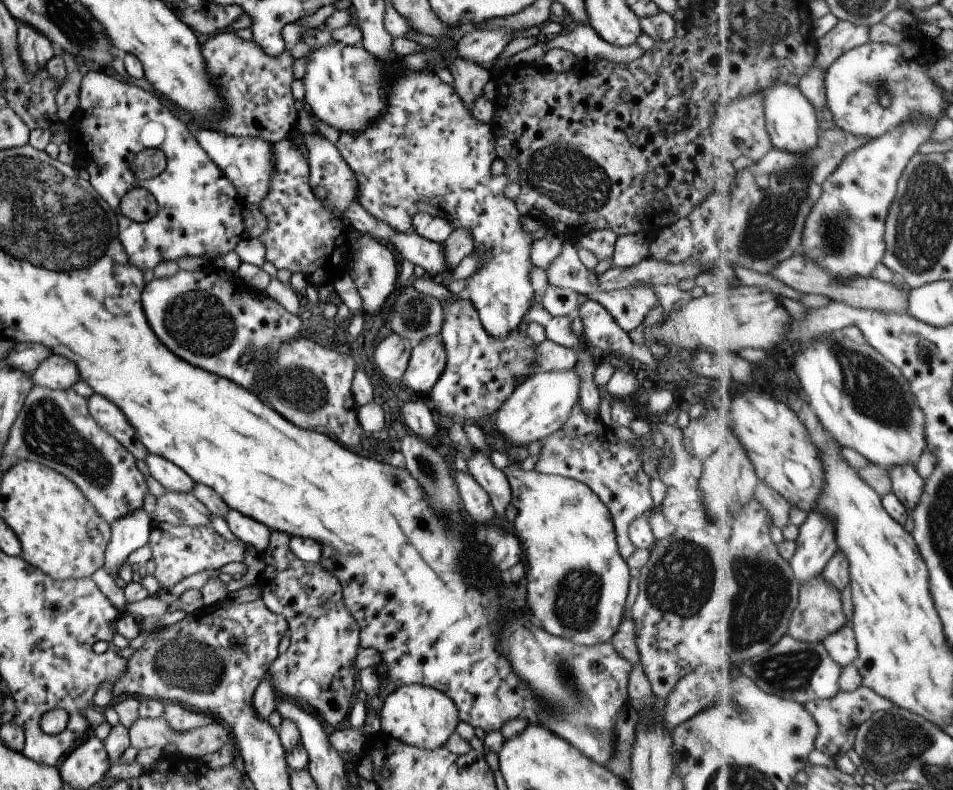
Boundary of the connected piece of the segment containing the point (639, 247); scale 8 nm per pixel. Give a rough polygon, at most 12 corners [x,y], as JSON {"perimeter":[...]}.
{"perimeter":[[647,233],[619,236],[613,265],[632,268],[649,257]]}

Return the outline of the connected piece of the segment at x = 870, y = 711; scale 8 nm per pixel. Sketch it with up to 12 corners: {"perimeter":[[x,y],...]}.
{"perimeter":[[864,685],[813,700],[818,748],[837,761],[854,750],[855,733],[877,712],[894,708]]}

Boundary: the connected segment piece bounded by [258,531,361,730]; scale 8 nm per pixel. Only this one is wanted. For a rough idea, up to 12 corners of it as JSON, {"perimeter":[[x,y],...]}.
{"perimeter":[[272,531],[261,599],[289,626],[274,690],[335,730],[360,627],[338,579]]}

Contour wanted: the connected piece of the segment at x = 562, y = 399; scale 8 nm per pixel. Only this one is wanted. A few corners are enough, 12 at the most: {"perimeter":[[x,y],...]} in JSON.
{"perimeter":[[576,367],[522,381],[496,410],[502,441],[558,432],[579,400]]}

